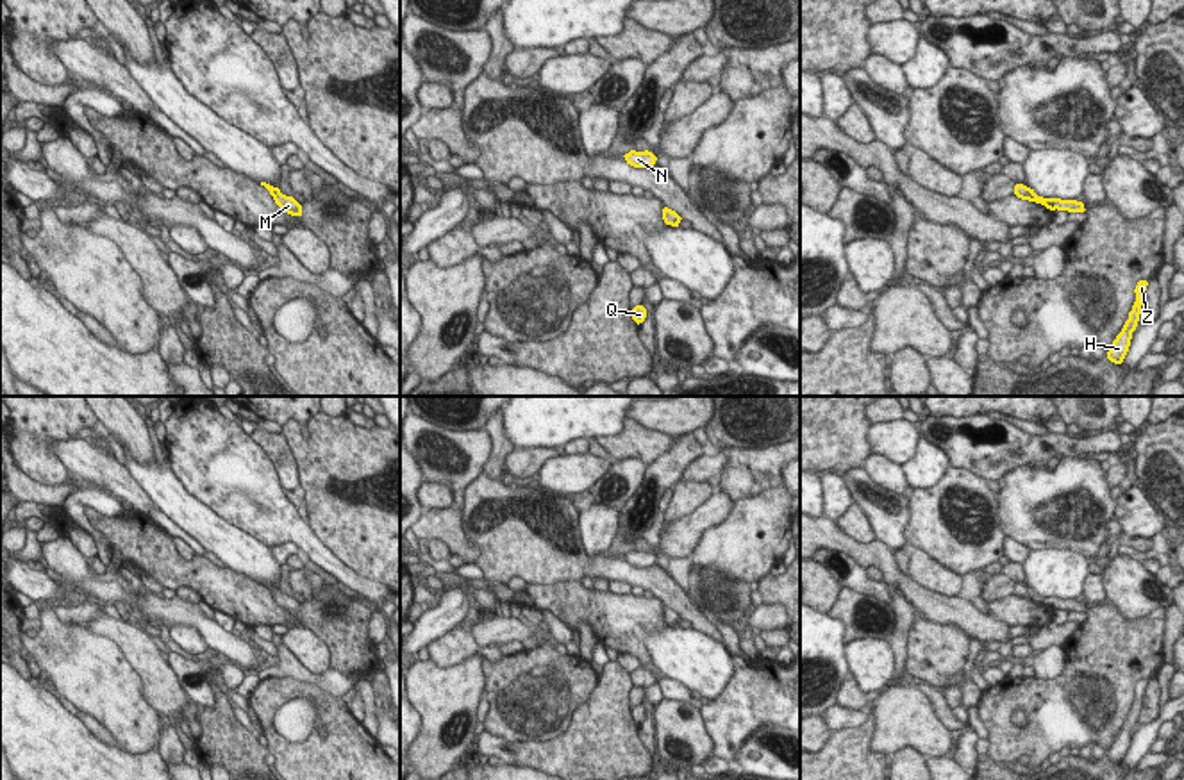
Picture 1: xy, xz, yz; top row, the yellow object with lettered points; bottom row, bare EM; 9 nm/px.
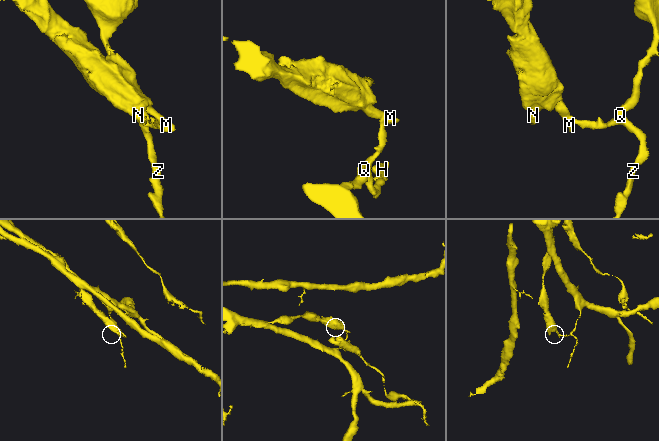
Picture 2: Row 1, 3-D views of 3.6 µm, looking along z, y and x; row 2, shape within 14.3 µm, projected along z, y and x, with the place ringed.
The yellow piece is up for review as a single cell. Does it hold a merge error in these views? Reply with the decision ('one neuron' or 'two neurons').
two neurons

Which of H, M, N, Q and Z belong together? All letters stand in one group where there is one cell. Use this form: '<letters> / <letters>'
H Q Z / M N

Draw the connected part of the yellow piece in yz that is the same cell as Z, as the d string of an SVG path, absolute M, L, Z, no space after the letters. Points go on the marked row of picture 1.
M1146 280L1138 282L1138 286L1134 289L1136 302L1132 305L1132 311L1129 312L1129 319L1125 321L1121 332L1116 336L1116 339L1111 344L1111 350L1107 352L1107 359L1114 364L1121 364L1129 352L1132 332L1136 330L1138 321L1139 321L1146 286L1148 286Z

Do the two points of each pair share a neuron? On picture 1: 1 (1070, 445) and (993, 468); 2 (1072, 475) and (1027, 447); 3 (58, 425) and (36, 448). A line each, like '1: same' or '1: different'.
1: same
2: different
3: same

